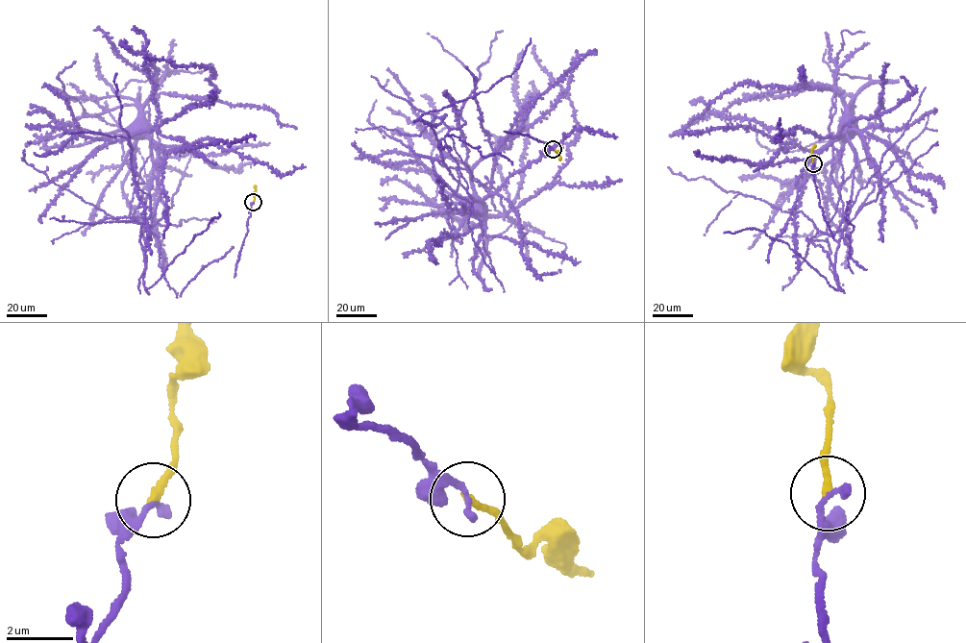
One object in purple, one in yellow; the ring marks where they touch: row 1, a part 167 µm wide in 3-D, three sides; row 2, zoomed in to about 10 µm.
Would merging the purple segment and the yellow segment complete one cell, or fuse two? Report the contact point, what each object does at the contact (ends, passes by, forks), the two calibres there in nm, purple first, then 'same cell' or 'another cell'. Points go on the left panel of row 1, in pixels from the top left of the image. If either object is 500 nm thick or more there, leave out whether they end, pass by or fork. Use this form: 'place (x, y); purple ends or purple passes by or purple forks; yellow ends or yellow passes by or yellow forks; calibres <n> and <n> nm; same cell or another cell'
place (253, 202); purple ends; yellow ends; calibres 260 and 220 nm; same cell

